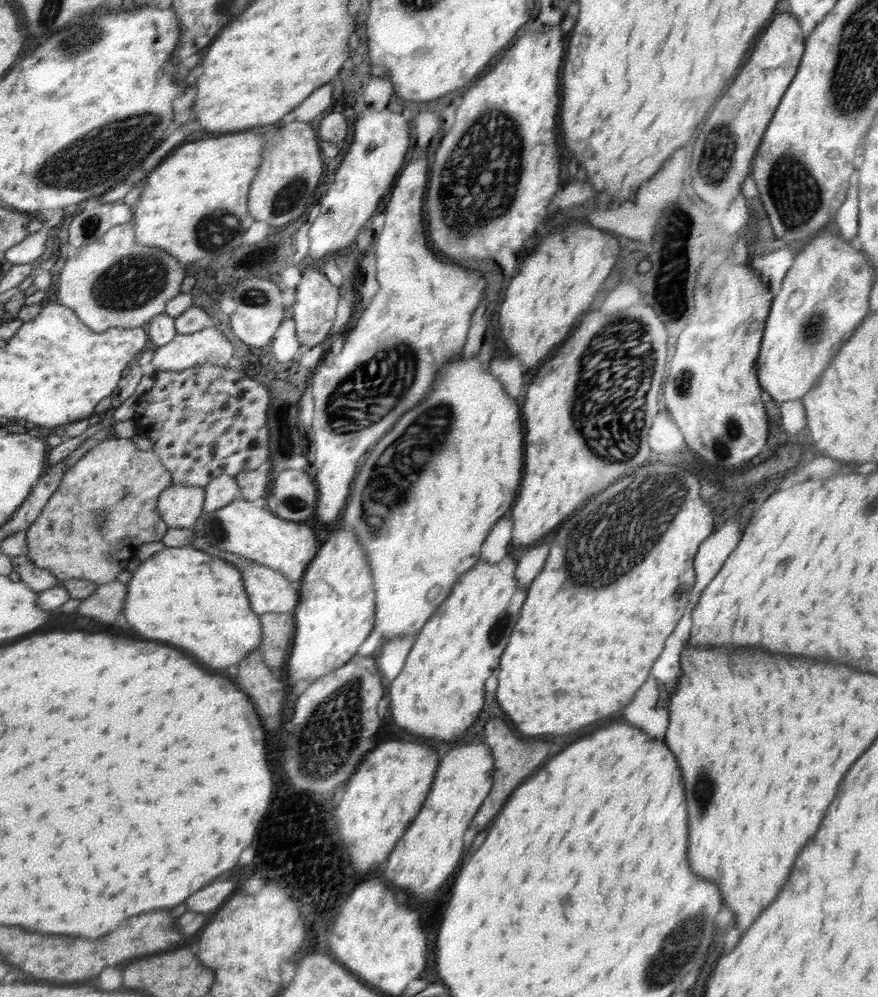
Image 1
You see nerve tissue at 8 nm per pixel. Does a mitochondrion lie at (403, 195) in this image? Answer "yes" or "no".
no

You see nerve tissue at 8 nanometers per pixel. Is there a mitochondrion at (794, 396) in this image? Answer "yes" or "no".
no

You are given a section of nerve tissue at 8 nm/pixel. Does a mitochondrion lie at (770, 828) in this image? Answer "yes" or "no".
no

